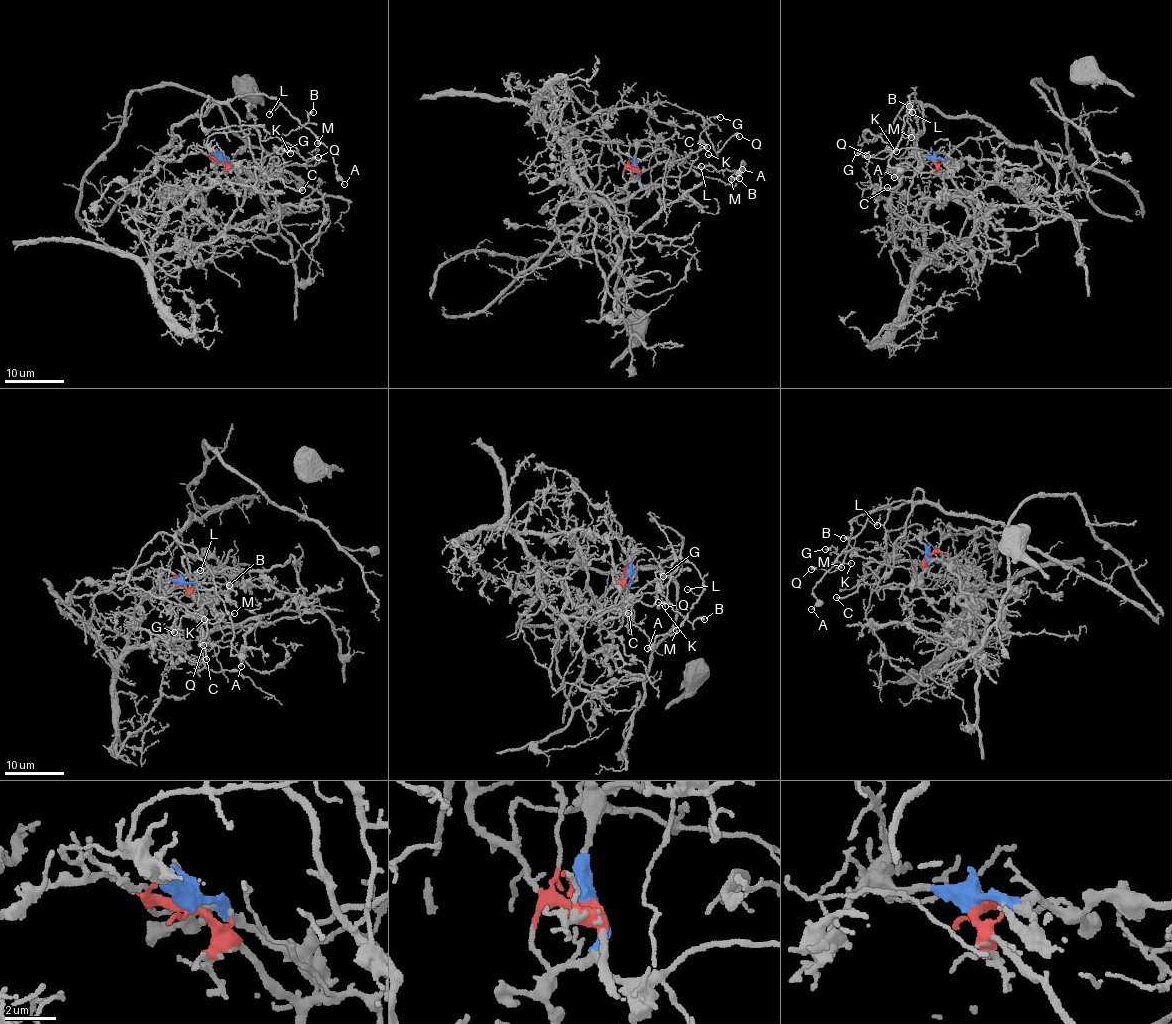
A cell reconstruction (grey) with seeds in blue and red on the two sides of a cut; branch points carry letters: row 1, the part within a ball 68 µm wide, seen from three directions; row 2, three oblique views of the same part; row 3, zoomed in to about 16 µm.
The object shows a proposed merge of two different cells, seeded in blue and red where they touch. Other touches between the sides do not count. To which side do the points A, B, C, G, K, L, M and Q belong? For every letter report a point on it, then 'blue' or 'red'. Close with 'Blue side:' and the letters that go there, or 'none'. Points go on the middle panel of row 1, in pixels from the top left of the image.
A: at (742, 169); blue
B: at (739, 178); blue
C: at (707, 147); blue
G: at (720, 117); blue
K: at (708, 154); blue
L: at (701, 166); blue
M: at (731, 179); blue
Q: at (739, 136); blue
Blue side: A, B, C, G, K, L, M, Q

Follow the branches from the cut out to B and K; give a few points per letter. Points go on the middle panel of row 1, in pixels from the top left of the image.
B: (634, 167), (636, 145), (644, 145), (676, 152), (683, 164), (703, 176), (726, 183), (740, 178)
K: (634, 167), (638, 144), (683, 161), (655, 153), (646, 120), (659, 101), (701, 117), (708, 154)

